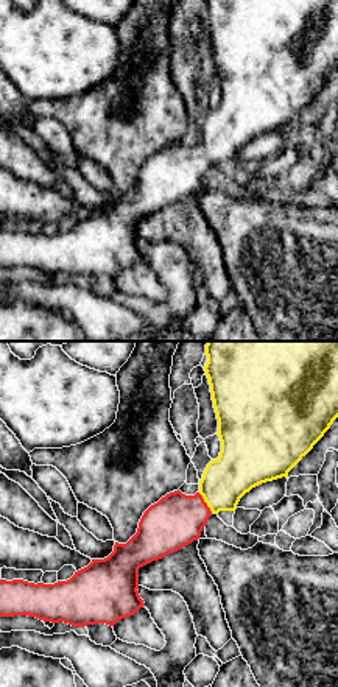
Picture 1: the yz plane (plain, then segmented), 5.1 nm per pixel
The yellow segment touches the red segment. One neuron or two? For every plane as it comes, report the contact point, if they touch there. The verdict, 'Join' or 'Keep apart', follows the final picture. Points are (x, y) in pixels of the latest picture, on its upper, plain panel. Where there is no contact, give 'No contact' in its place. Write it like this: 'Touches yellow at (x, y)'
Touches yellow at (204, 151)

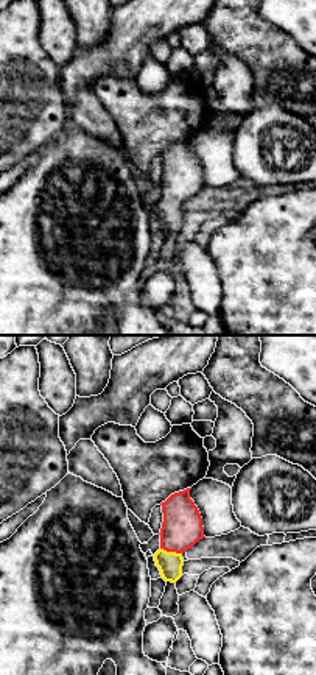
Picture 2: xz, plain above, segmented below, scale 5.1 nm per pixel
Touches yellow at (172, 203)

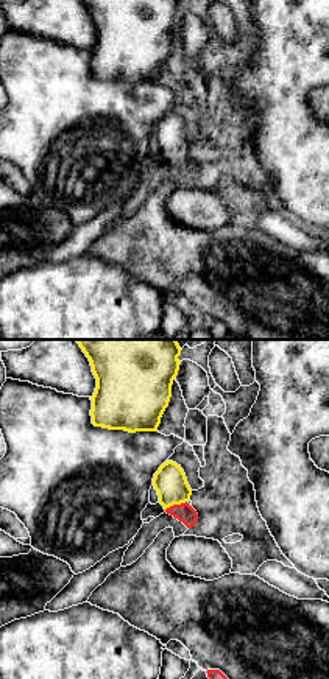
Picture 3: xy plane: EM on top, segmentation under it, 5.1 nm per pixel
Touches yellow at (175, 154)

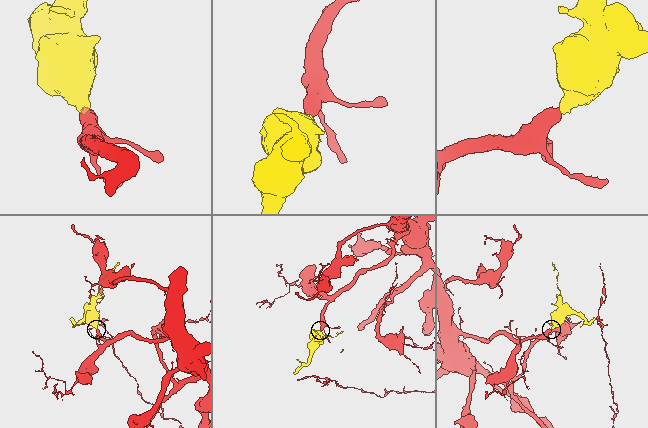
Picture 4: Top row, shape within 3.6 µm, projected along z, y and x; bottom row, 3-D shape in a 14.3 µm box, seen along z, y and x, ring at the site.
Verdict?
Join

